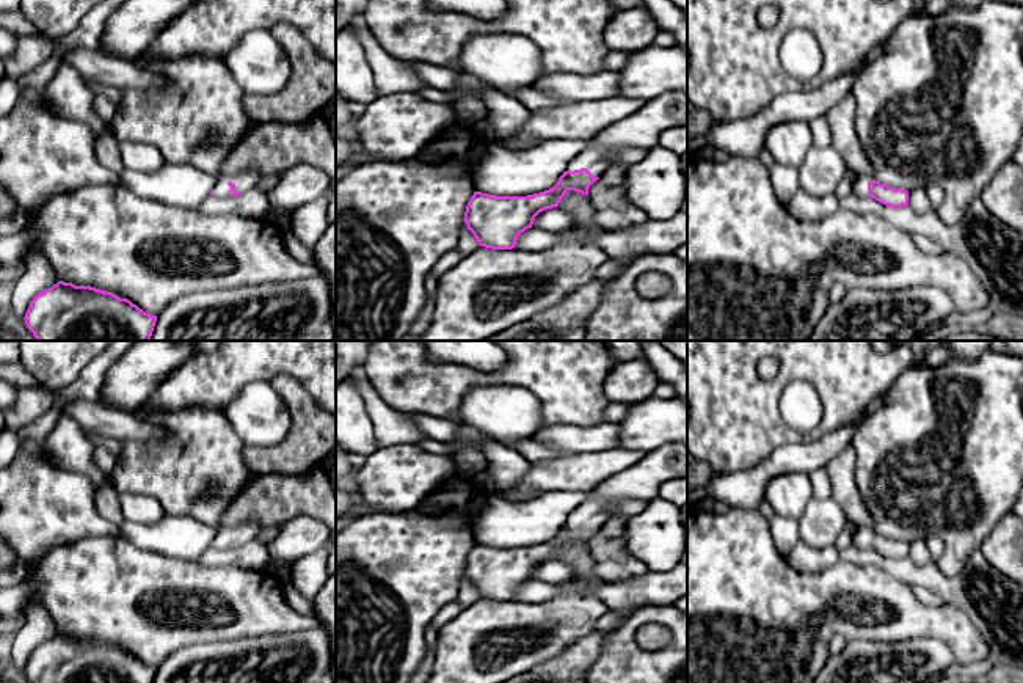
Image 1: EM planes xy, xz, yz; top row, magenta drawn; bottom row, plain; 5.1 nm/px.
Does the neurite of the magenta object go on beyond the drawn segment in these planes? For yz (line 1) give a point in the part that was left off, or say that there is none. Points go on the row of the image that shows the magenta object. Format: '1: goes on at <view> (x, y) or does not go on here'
1: goes on at yz (860, 184)

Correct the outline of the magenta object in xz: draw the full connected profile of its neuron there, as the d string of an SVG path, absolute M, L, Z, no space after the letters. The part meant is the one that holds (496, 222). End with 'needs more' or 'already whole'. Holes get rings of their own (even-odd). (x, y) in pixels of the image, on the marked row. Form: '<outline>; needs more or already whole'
M673 89L661 94L646 100L632 115L603 129L592 144L570 162L552 188L527 196L474 192L463 220L480 247L512 250L518 236L532 228L535 217L557 207L568 190L588 195L590 185L613 165L607 157L609 151L651 149L665 129L684 126L687 126L687 93Z; needs more

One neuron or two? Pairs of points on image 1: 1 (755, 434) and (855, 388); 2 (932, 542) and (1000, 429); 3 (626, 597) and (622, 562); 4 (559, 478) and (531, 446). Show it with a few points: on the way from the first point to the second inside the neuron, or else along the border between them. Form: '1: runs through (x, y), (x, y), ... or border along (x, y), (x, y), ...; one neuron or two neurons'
1: runs through (758, 402), (790, 371), (824, 371); one neuron
2: border along (924, 533), (943, 542), (939, 562); two neurons
3: border along (647, 570), (617, 583), (601, 583), (592, 577); two neurons
4: border along (570, 454), (531, 463); two neurons

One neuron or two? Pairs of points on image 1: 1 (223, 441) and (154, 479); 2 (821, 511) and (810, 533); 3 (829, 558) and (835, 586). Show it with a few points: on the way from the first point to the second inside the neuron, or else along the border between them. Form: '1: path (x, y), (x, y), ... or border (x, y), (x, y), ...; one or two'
1: path (206, 459), (193, 471), (171, 471); one
2: path (821, 515), (821, 522), (815, 528); one
3: border (840, 559), (819, 572), (799, 572), (793, 567); two

